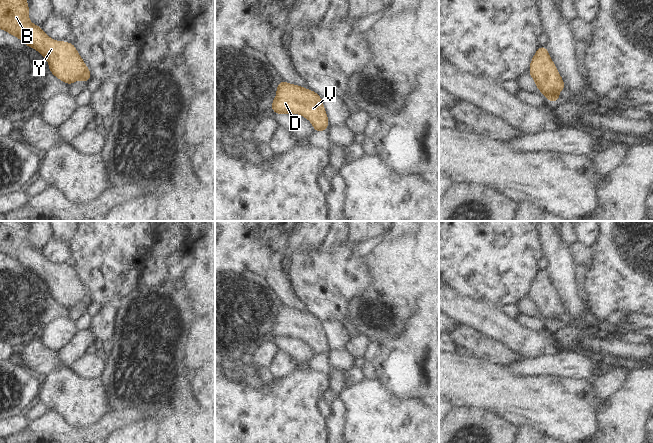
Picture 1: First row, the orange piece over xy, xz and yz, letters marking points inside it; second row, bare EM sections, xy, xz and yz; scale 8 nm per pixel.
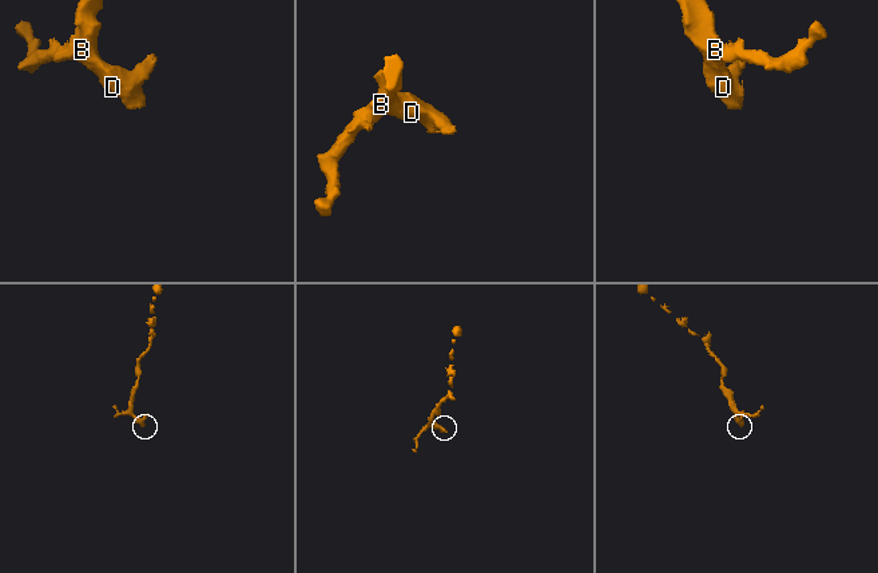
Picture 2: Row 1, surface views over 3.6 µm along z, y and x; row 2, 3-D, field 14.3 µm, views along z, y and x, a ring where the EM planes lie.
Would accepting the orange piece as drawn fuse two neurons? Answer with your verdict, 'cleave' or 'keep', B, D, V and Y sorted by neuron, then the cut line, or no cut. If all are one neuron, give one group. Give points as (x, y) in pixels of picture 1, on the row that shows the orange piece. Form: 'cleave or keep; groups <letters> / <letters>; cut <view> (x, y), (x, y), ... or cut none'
keep; groups B D V Y; cut none

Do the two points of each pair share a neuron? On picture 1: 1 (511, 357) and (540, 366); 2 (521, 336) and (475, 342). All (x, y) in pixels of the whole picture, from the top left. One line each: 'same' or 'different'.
1: different
2: different

